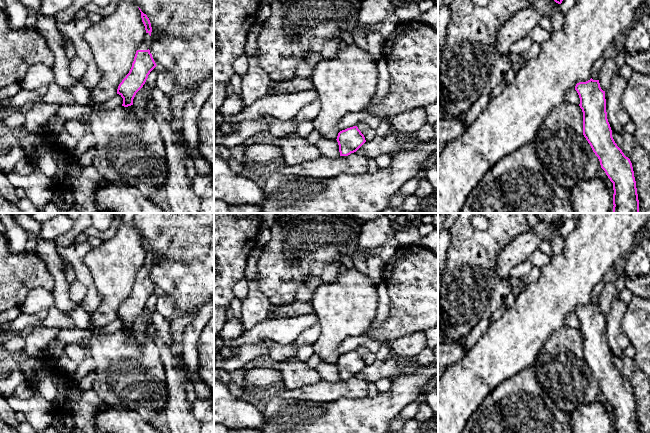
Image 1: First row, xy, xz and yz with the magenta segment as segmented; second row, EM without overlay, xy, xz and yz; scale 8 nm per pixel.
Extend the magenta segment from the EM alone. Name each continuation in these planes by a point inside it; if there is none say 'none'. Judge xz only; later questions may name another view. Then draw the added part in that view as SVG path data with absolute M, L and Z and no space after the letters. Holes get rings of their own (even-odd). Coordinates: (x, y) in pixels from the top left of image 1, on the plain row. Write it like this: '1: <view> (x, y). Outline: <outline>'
none

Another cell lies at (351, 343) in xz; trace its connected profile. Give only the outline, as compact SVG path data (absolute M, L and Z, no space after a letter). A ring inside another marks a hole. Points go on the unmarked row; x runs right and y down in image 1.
M366 334L358 337L348 337L338 348L339 356L357 350L360 346L364 346L376 354L380 348L380 343L379 341L369 338Z

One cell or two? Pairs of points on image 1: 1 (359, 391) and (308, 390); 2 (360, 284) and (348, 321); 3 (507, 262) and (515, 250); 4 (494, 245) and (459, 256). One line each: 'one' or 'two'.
1: one
2: one
3: one
4: one

